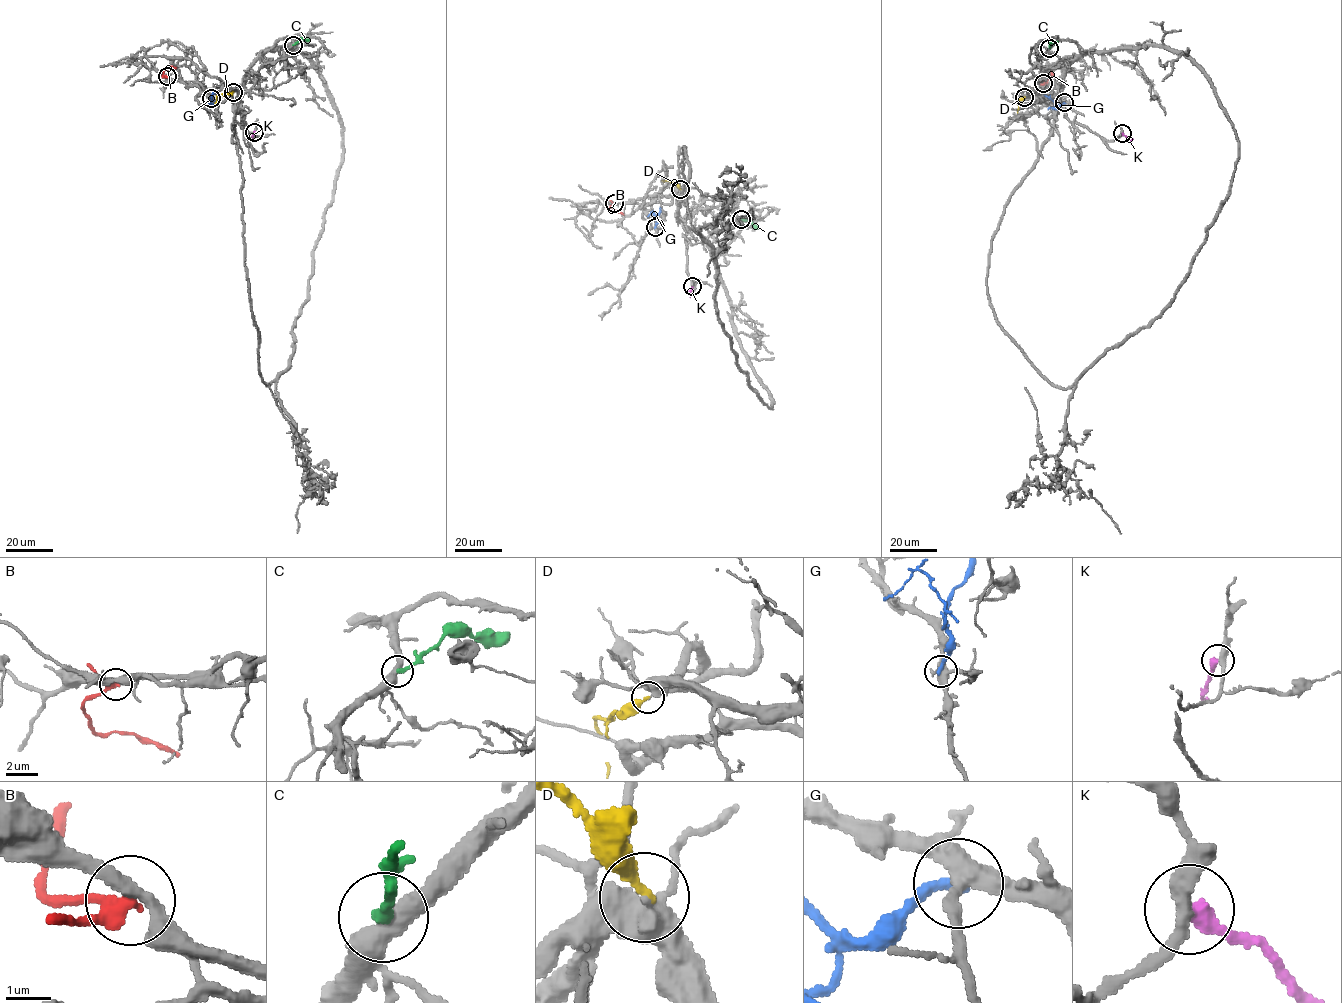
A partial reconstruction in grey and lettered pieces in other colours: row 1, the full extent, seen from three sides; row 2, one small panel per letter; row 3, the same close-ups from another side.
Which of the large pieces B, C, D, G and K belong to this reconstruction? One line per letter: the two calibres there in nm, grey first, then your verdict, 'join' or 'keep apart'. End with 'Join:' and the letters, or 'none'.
B: 320 nm thick on the grey side, 280 nm on the other; keep apart
C: 440 nm thick on the grey side, 280 nm on the other; keep apart
D: 360 nm thick on the grey side, 280 nm on the other; keep apart
G: 400 nm thick on the grey side, 240 nm on the other; keep apart
K: 340 nm thick on the grey side, 380 nm on the other; keep apart
Join: none

